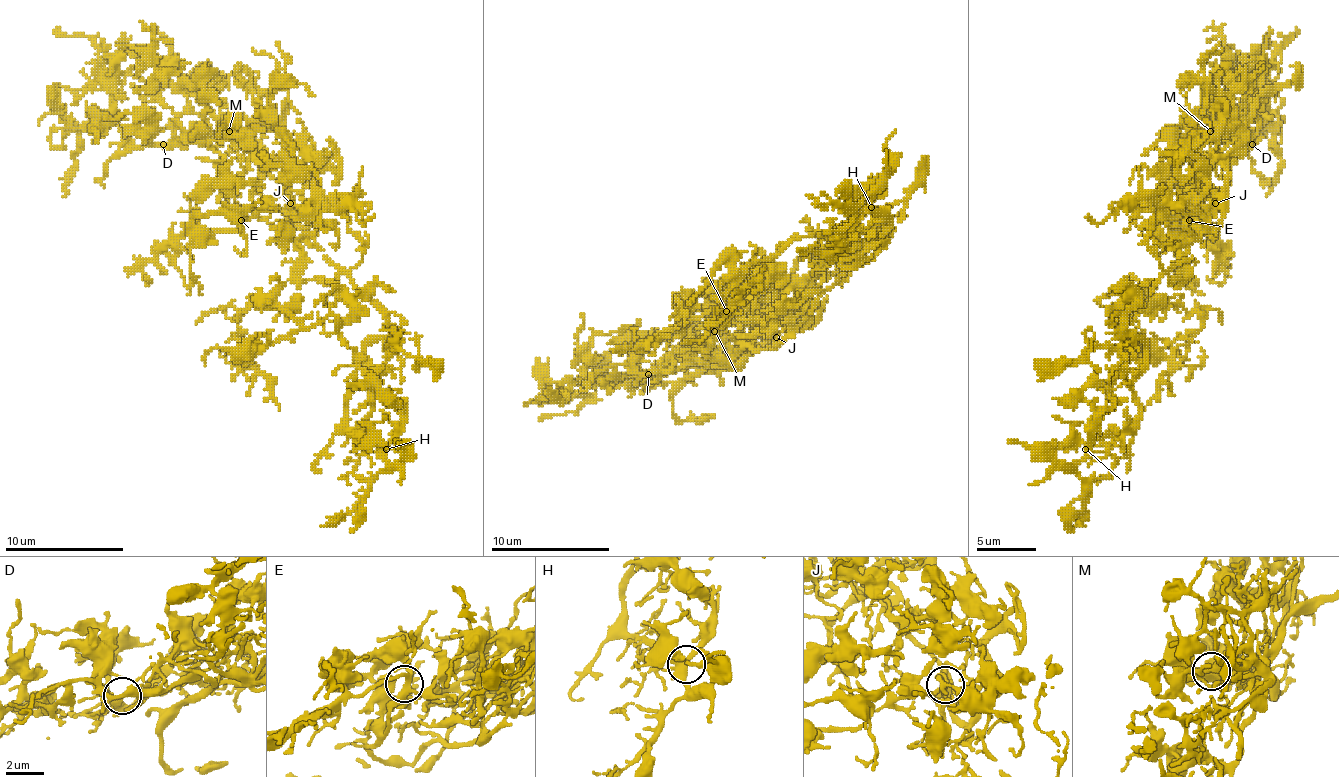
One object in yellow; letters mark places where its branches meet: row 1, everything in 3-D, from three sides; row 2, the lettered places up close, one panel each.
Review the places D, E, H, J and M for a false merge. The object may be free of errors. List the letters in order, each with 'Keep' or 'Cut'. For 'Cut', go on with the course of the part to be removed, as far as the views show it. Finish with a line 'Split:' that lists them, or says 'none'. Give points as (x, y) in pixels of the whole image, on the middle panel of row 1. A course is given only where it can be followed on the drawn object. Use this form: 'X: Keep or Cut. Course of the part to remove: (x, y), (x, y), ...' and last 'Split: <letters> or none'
D: Keep
E: Keep
H: Keep
J: Keep
M: Keep
Split: none

